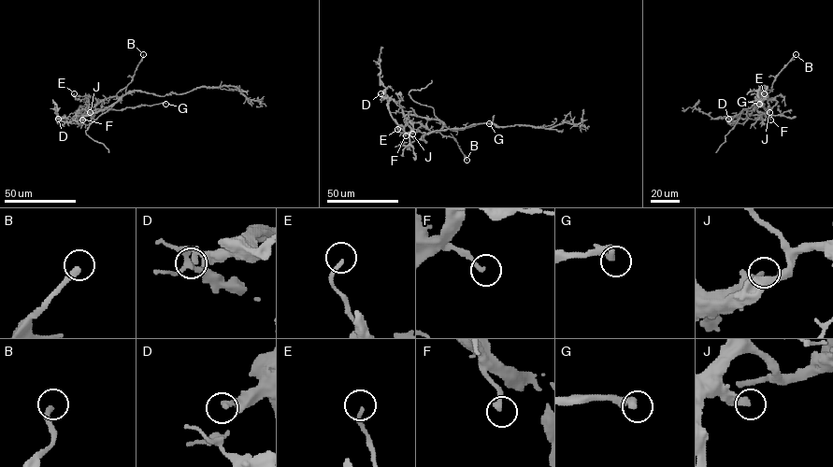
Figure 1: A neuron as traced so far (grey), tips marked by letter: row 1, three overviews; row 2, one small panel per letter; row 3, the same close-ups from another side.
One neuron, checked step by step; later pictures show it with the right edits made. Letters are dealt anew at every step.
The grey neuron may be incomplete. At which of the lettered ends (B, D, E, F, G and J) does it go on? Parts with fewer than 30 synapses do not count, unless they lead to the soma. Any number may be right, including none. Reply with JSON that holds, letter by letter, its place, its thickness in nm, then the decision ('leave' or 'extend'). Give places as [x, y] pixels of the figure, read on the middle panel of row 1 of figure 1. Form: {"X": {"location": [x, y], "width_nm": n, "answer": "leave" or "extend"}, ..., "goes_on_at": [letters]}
{"B": {"location": [466, 160], "width_nm": 240, "answer": "leave"}, "D": {"location": [380, 93], "width_nm": 320, "answer": "leave"}, "E": {"location": [397, 129], "width_nm": 160, "answer": "leave"}, "F": {"location": [406, 135], "width_nm": 220, "answer": "leave"}, "G": {"location": [489, 123], "width_nm": 340, "answer": "leave"}, "J": {"location": [412, 134], "width_nm": 320, "answer": "leave"}, "goes_on_at": []}

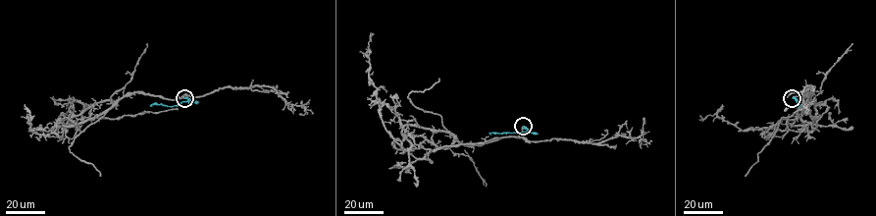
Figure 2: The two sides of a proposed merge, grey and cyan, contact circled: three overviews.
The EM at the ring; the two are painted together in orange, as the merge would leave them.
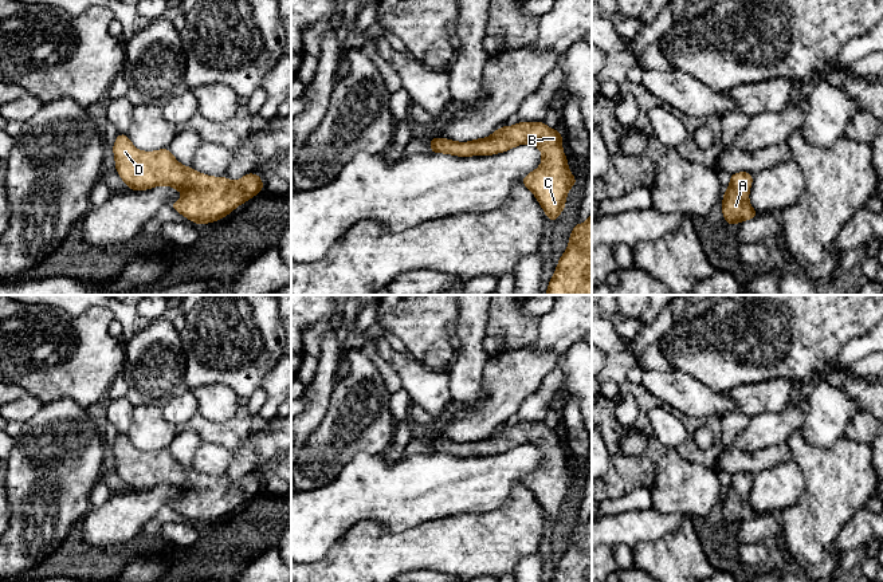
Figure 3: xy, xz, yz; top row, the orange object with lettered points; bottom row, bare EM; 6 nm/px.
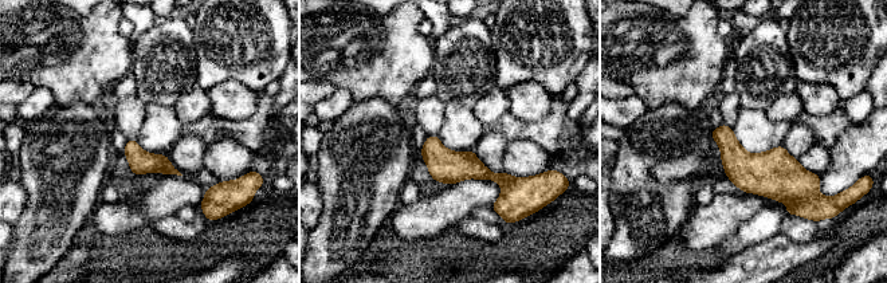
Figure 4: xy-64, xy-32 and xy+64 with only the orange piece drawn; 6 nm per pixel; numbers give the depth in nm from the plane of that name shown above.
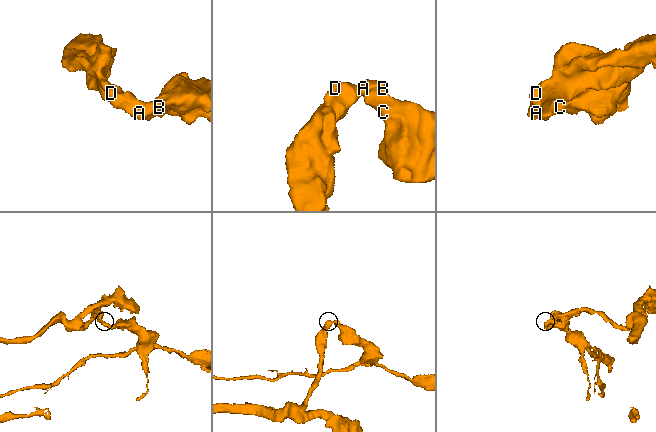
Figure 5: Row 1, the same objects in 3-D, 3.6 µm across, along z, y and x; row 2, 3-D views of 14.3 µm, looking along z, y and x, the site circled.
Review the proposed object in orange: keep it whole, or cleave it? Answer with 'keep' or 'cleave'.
keep

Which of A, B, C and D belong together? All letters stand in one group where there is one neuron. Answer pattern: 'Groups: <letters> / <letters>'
Groups: A B C D

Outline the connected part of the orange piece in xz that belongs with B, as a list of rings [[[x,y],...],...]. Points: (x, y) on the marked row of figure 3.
[[[518,122],[514,126],[502,126],[487,138],[470,142],[456,142],[442,137],[431,138],[429,148],[433,154],[446,153],[459,157],[491,156],[507,152],[522,143],[535,145],[542,153],[542,164],[522,178],[549,221],[560,217],[566,207],[565,200],[572,185],[580,184],[568,168],[562,150],[560,130],[550,129],[541,122]]]

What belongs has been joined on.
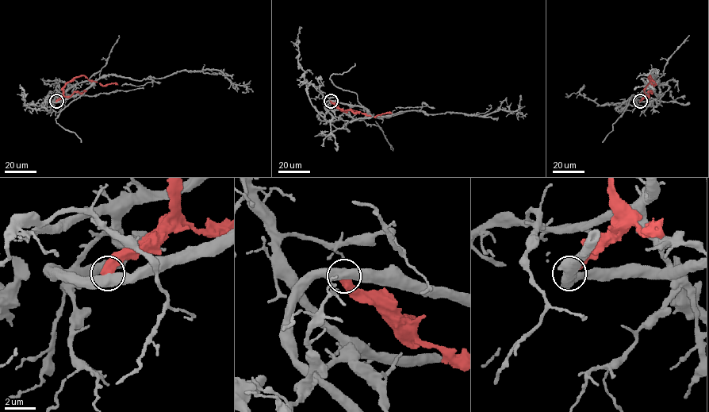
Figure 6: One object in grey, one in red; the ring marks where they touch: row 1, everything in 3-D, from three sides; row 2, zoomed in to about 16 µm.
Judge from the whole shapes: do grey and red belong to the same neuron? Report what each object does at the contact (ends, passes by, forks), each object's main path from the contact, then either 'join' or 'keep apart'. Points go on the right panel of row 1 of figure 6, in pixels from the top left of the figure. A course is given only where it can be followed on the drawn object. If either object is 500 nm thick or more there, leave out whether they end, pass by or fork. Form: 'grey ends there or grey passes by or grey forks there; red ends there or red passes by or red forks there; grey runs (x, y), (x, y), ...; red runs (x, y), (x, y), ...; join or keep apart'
grey runs (640, 101), (644, 88), (655, 78), (656, 75), (649, 81), (654, 69), (648, 77), (649, 86), (634, 89); red runs (640, 101), (644, 97), (644, 89), (649, 82), (649, 75), (655, 82), (652, 85); keep apart

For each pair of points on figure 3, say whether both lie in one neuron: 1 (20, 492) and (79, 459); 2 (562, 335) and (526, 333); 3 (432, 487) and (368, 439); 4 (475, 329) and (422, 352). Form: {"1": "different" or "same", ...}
{"1": "same", "2": "different", "3": "different", "4": "different"}

